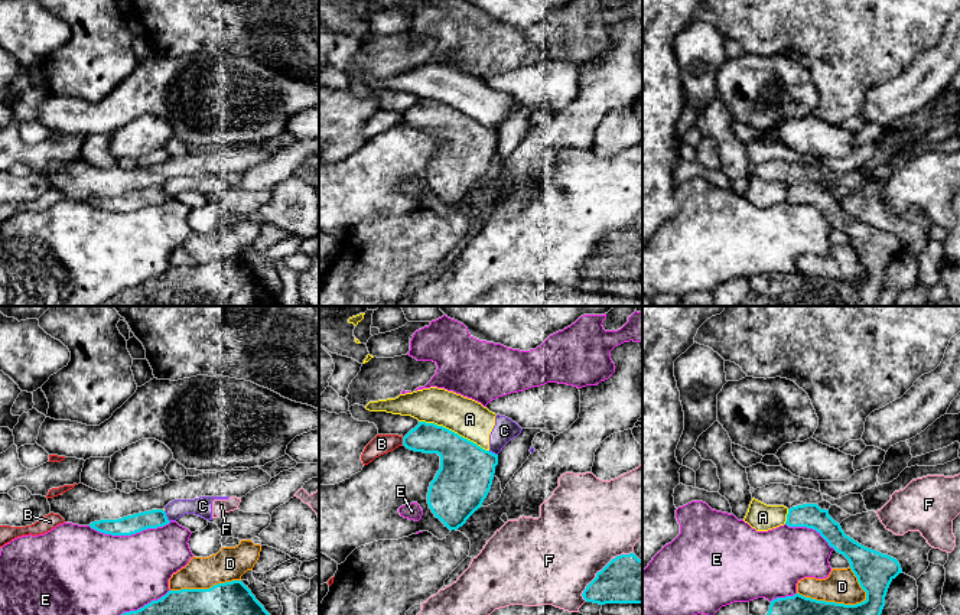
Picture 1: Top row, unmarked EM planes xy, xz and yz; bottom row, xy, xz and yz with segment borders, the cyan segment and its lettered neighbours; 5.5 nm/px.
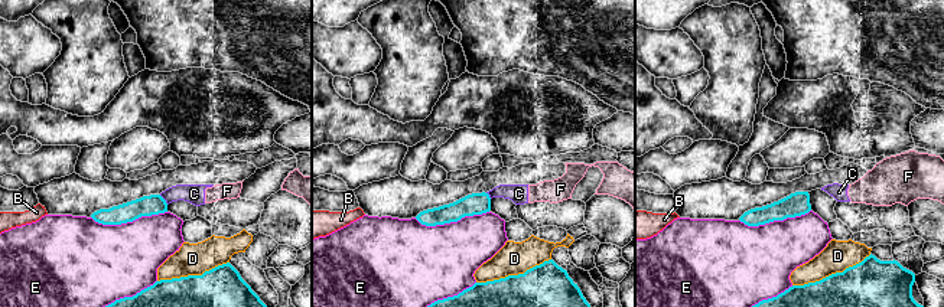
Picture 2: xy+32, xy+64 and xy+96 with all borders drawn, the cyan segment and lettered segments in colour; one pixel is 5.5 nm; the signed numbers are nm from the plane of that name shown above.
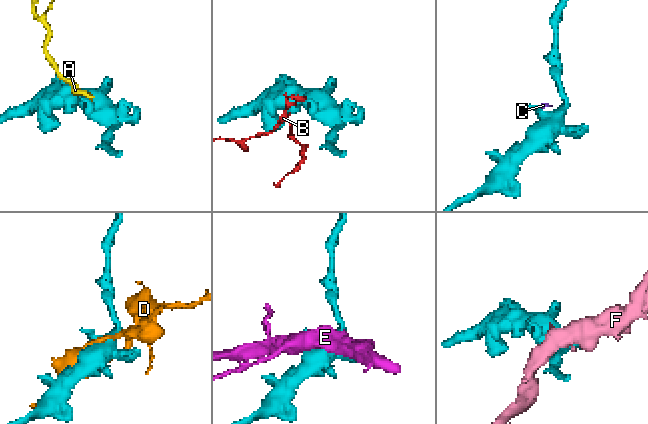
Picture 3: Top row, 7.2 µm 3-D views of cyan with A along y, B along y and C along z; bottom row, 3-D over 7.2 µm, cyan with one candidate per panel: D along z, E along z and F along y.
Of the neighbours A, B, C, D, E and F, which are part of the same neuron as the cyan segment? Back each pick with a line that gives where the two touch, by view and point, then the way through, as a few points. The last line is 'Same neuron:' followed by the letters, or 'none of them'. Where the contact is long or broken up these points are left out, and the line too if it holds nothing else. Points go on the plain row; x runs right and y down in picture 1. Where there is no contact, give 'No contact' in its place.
Same neuron: none of them

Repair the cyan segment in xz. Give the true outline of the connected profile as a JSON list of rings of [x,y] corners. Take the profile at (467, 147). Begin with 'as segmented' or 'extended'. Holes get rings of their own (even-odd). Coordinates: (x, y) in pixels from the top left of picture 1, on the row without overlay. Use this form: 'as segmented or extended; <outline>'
as segmented; [[[419,98],[403,114],[403,123],[440,133],[440,146],[430,159],[427,180],[450,208],[462,204],[486,175],[498,131],[443,102],[426,98]]]

